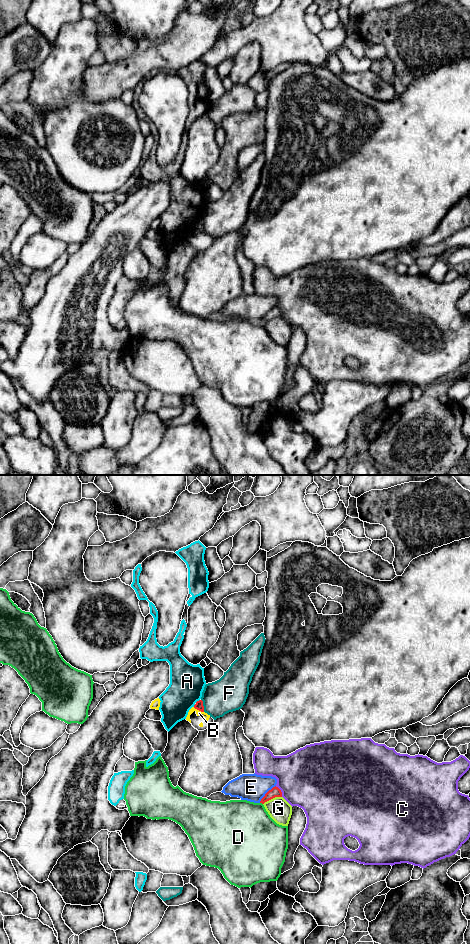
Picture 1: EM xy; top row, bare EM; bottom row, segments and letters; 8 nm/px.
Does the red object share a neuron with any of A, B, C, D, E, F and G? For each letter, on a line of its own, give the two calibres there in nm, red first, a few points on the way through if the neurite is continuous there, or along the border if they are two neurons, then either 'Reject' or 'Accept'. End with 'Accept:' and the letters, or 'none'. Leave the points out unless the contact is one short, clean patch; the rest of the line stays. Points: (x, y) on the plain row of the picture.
A: Thickness 70 nm (red) against 280 nm. Reject
B: Thickness 70 nm (red) against 50 nm. Boundary: xy (193, 227), (203, 232). Reject
C: Thickness 80 nm (red) against 480 nm. Reject
D: Thickness 80 nm (red) against 440 nm. Boundary: xy (260, 322), (262, 324). Reject
E: Thickness 80 nm (red) against 220 nm. Boundary: xy (275, 305), (259, 322). Reject
F: Thickness 70 nm (red) against 280 nm. Boundary: xy (201, 219), (204, 231). Reject
G: Thickness 80 nm (red) against 180 nm. Reject
Accept: none

